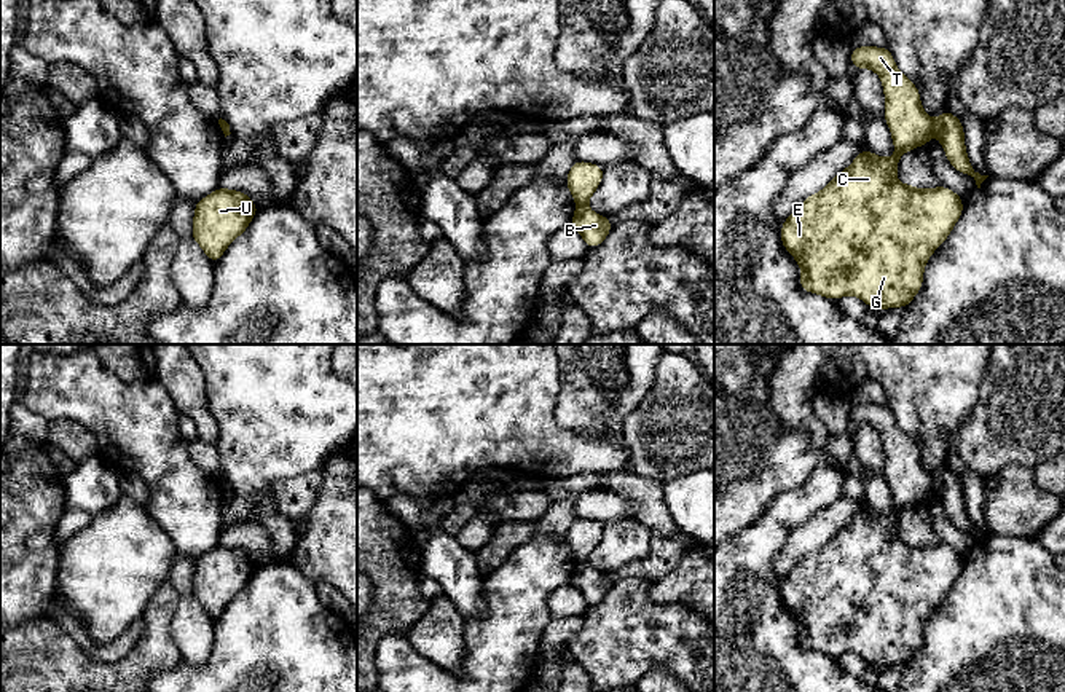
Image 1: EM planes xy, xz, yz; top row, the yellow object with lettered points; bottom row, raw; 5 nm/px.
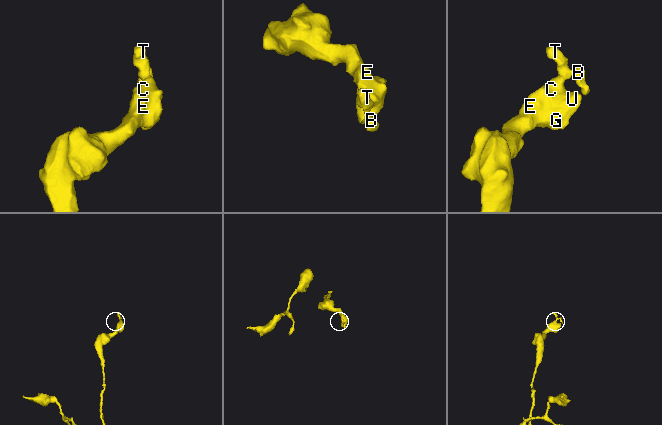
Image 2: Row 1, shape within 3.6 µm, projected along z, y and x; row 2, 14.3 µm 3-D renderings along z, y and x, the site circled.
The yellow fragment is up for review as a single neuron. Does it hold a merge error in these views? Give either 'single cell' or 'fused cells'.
fused cells

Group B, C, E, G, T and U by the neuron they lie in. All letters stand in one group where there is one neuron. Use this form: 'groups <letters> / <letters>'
groups B / C E G T U

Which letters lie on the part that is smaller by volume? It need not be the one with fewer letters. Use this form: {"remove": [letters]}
{"remove": ["B"]}

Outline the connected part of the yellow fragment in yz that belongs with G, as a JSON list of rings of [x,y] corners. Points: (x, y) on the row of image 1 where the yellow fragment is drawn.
[[[858,46],[850,61],[856,70],[870,69],[882,78],[883,116],[894,144],[893,158],[864,148],[819,193],[810,195],[781,223],[781,244],[800,265],[799,285],[831,300],[861,298],[869,308],[906,308],[923,287],[923,271],[931,254],[949,238],[963,214],[963,199],[950,188],[920,190],[896,179],[901,156],[925,147],[934,134],[918,88],[898,70],[890,48]]]

